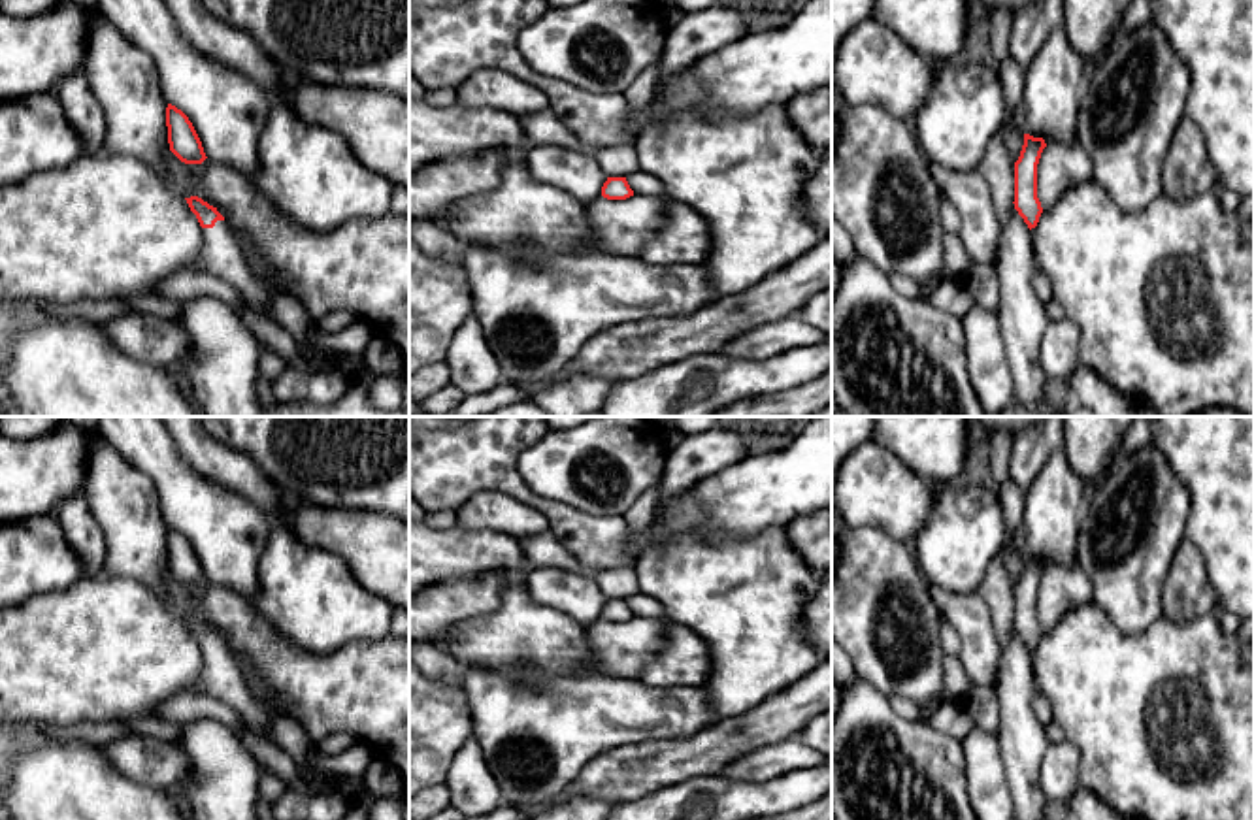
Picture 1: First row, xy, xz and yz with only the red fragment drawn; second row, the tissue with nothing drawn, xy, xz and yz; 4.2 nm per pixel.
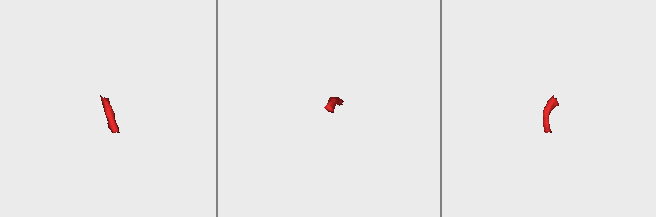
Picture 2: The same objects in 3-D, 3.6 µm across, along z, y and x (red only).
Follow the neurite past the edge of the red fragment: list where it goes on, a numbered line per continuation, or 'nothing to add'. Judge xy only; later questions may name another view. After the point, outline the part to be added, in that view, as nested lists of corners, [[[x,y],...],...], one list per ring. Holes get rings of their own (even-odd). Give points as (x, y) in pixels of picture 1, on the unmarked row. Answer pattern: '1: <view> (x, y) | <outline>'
1: xy (223, 679) | [[[217,643],[213,650],[202,650],[202,654],[202,692],[232,707],[251,733],[272,741],[273,713],[249,692],[245,677],[226,643]]]

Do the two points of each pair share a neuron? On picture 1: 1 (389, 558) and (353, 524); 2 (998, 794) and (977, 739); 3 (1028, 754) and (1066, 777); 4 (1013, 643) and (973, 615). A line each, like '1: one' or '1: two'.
1: one
2: one
3: two
4: two

